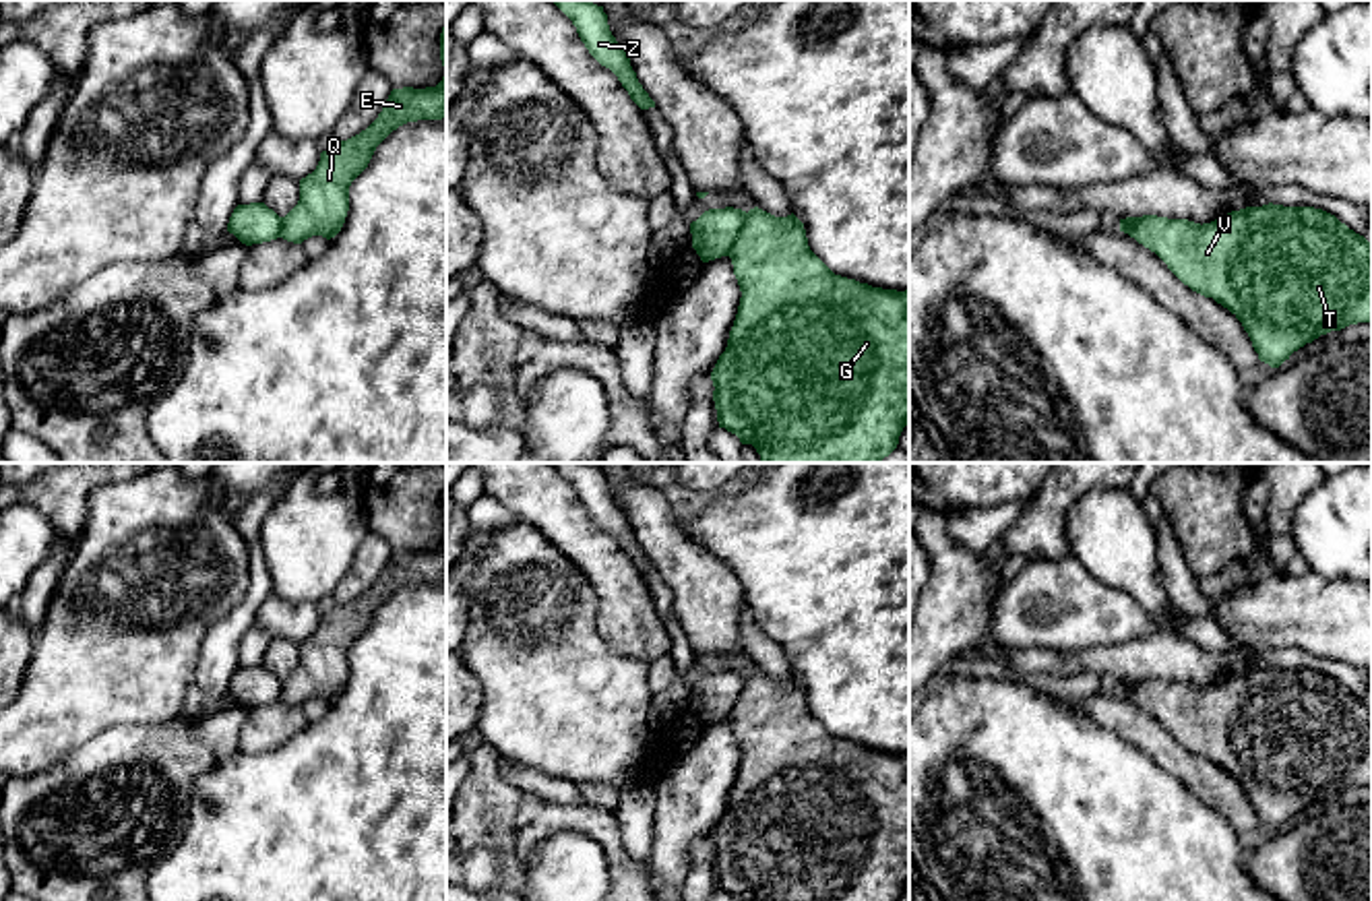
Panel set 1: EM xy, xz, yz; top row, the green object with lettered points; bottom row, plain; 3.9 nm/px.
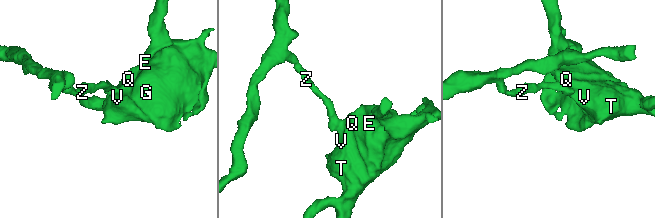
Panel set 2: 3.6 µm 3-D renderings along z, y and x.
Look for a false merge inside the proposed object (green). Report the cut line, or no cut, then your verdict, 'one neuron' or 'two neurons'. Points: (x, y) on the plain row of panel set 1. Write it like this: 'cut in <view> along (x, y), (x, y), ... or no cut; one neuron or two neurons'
cut in xz along (746, 676), (744, 689), (726, 718); two neurons

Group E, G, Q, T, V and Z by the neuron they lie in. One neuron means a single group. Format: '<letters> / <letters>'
E G Q T V / Z

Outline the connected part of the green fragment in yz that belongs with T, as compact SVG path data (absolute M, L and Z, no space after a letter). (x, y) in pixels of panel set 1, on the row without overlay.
M1269 665L1231 674L1203 688L1157 678L1132 682L1128 698L1155 715L1192 754L1227 771L1242 785L1258 822L1271 831L1279 831L1320 798L1372 783L1372 707L1322 672Z

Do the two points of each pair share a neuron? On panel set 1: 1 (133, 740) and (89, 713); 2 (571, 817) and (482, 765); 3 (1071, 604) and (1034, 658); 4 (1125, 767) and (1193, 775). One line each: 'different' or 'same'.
1: different
2: different
3: different
4: different

